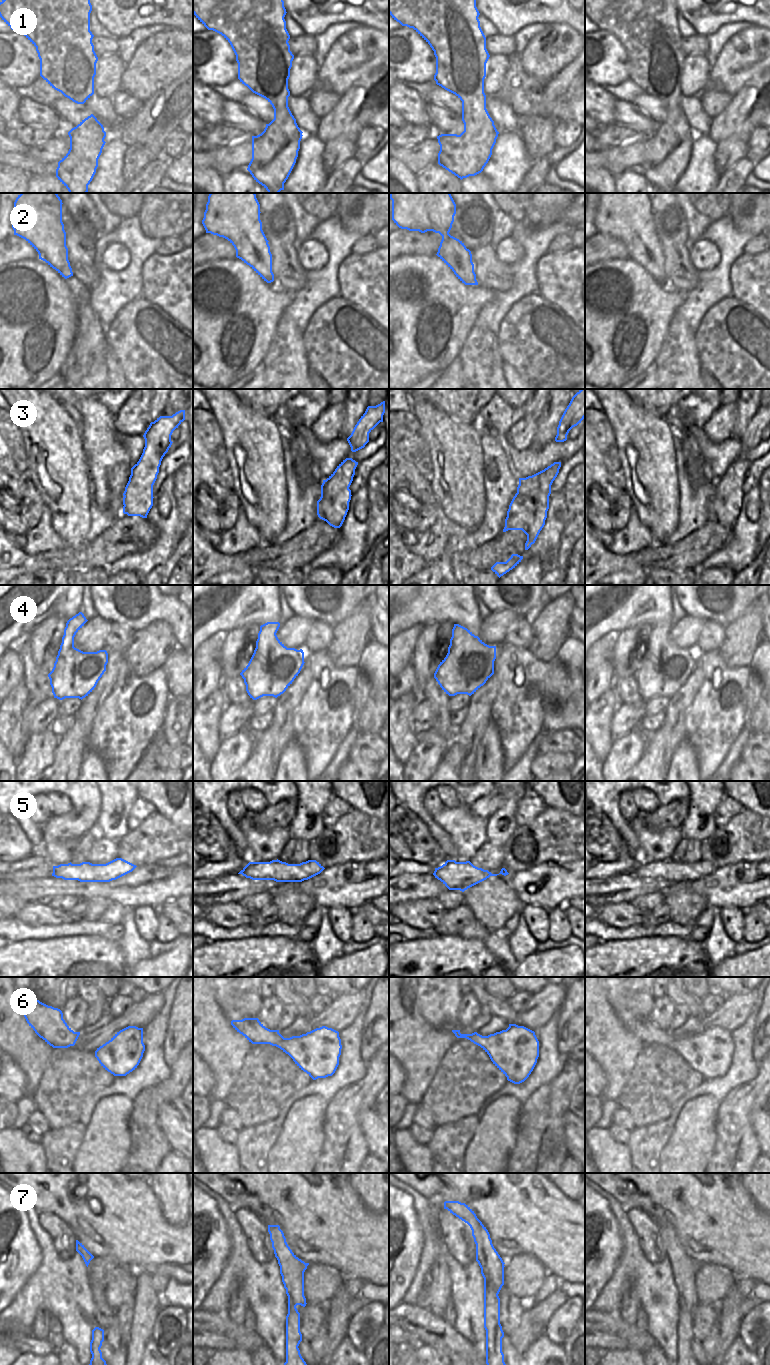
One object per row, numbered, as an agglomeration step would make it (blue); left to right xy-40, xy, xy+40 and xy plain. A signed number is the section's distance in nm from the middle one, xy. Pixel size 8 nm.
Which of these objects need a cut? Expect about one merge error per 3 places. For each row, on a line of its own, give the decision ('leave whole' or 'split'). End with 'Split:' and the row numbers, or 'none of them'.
1: leave whole
2: leave whole
3: split
4: leave whole
5: leave whole
6: leave whole
7: split
Split: 3, 7

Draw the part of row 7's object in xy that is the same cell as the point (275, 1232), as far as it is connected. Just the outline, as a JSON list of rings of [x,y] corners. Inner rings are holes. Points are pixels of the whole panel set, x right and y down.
[[[268,1225],[268,1232],[270,1234],[270,1240],[272,1242],[275,1257],[277,1258],[280,1266],[280,1274],[282,1276],[284,1288],[289,1289],[292,1284],[292,1280],[286,1270],[286,1264],[284,1262],[284,1242],[282,1240],[282,1231],[279,1225]]]

